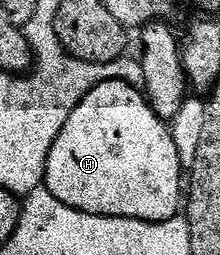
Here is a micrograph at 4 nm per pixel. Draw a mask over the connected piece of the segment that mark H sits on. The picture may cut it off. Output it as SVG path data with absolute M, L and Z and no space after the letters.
M128 82L99 84L67 116L63 132L51 144L43 183L46 190L67 208L108 218L130 218L140 222L166 222L178 217L183 206L183 167L172 129L149 106L138 87Z

